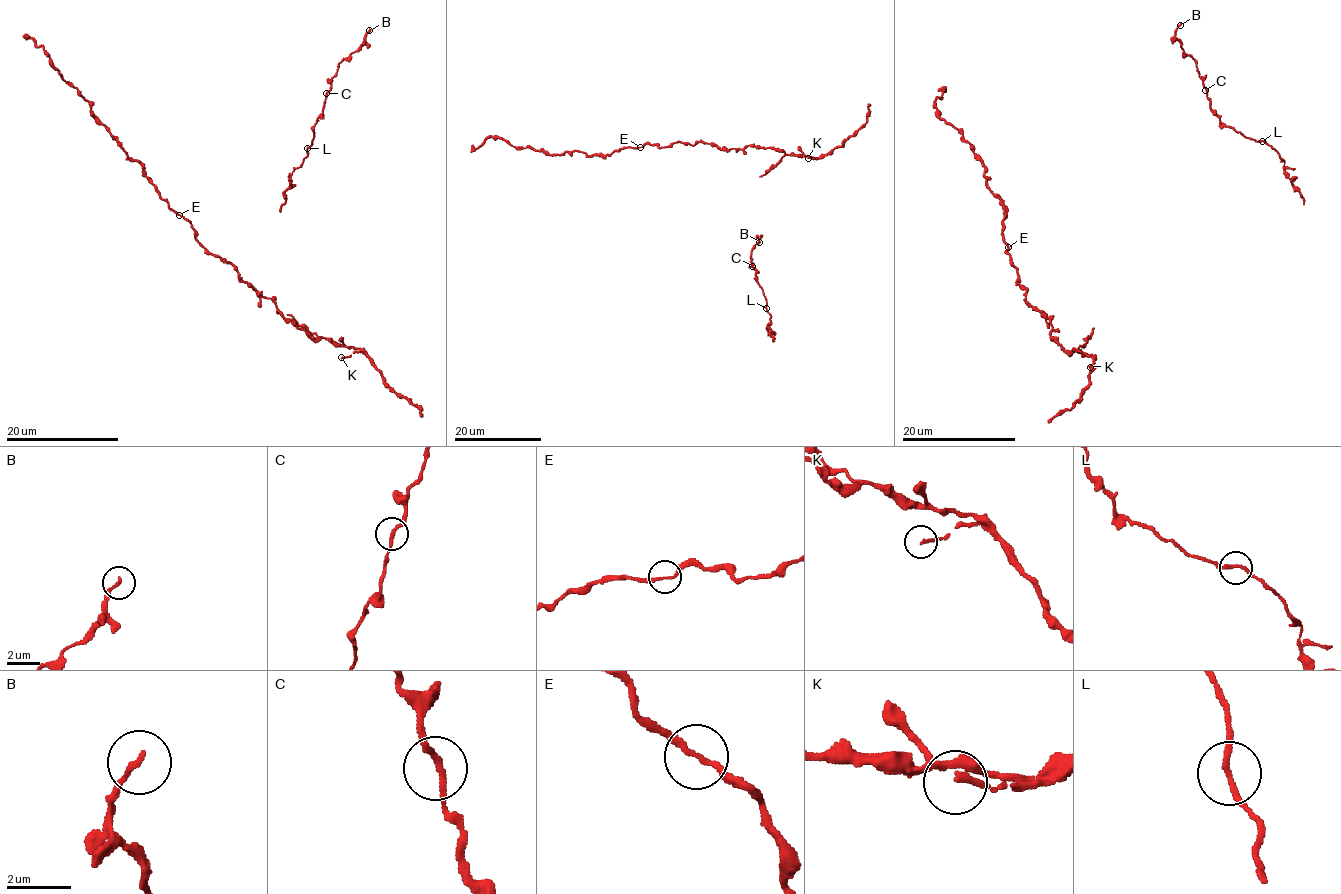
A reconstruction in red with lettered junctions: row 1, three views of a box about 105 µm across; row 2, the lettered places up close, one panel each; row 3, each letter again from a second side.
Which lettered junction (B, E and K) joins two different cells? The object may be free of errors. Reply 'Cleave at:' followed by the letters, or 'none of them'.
Cleave at: B

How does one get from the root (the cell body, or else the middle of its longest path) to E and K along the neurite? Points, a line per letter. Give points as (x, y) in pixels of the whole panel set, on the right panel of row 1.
E: (1055, 339), (1049, 320), (1031, 307), (1026, 301), (1027, 289), (1017, 284), (1017, 268), (1008, 247)
K: (1055, 339), (1066, 351), (1080, 349), (1091, 356), (1094, 360), (1090, 367)

